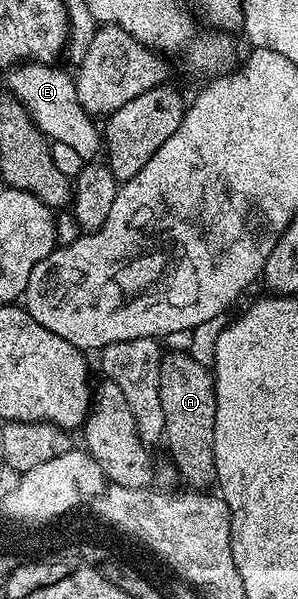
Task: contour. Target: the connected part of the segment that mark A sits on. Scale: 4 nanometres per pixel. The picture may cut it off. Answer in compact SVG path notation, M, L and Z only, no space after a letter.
M166 351L159 366L159 402L163 402L163 422L165 423L164 443L169 443L169 456L177 467L177 472L193 490L209 490L214 487L215 474L215 386L212 371L200 364L188 351Z

